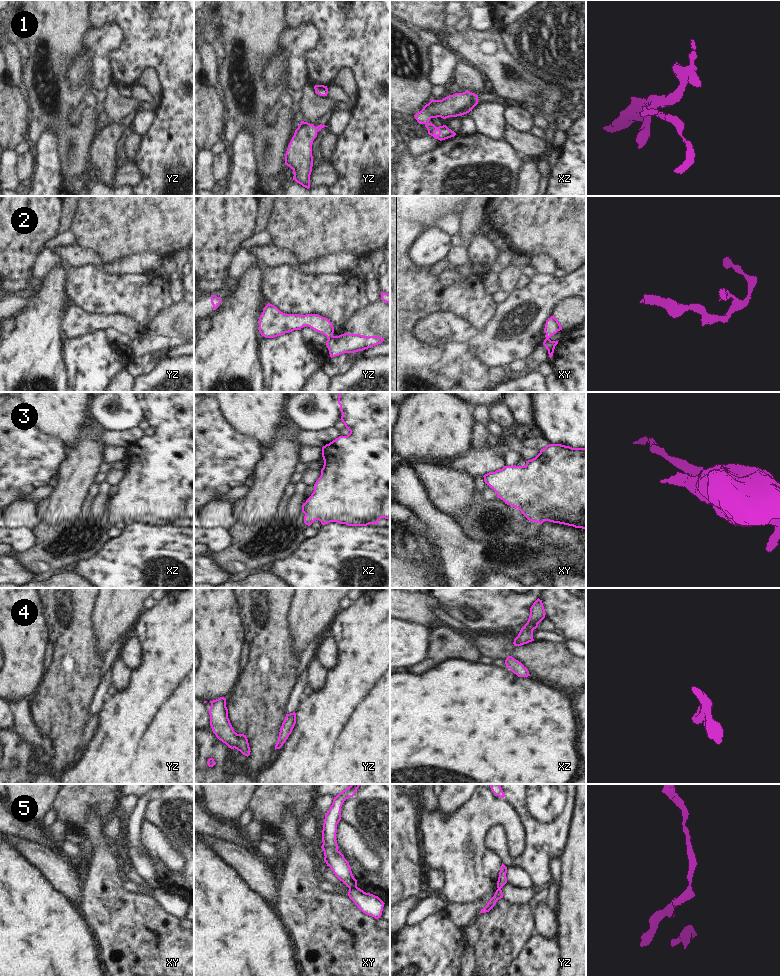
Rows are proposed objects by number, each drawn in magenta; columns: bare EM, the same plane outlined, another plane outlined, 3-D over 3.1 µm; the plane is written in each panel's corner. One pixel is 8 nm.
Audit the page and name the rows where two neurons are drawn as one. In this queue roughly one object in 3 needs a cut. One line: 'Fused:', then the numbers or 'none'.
Fused: 2, 5

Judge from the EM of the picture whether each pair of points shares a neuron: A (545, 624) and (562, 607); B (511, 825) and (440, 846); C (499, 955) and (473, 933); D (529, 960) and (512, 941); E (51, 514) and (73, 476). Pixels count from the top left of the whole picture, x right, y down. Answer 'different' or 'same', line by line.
A: different
B: same
C: different
D: different
E: same

